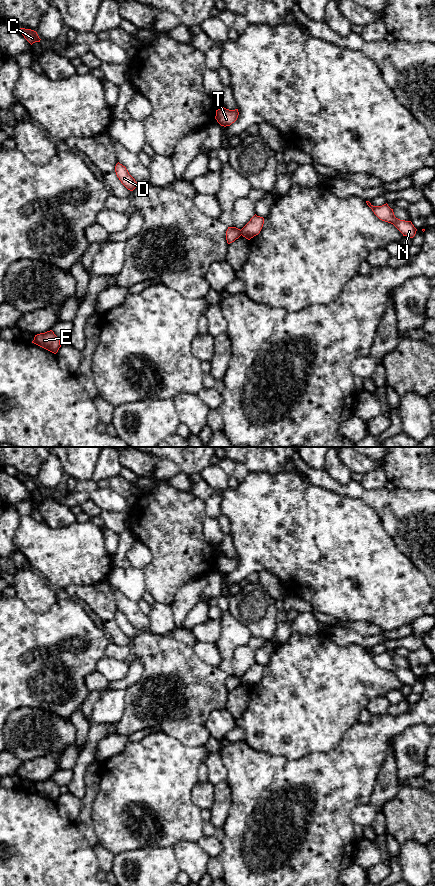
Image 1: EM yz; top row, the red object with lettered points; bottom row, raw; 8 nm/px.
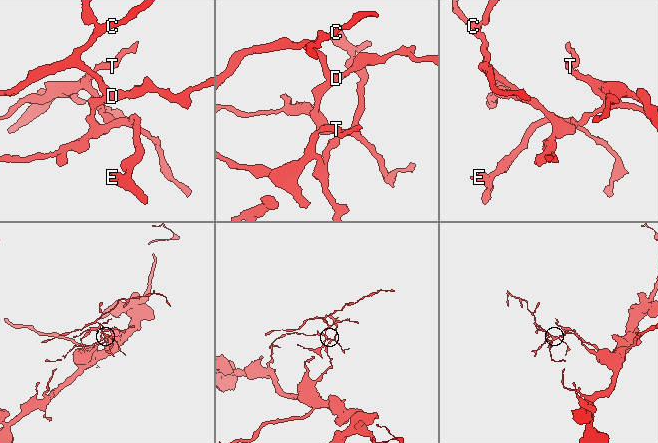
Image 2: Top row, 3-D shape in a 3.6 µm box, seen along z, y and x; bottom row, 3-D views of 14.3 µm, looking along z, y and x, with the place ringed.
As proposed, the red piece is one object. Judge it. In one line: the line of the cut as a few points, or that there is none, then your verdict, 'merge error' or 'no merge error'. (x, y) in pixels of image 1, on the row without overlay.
cut in yz along (240, 678), (242, 682); merge error

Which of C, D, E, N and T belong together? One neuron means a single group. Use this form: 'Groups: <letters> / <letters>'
Groups: C D E / N T

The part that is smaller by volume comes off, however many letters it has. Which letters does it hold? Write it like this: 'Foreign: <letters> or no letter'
Foreign: C, D, E

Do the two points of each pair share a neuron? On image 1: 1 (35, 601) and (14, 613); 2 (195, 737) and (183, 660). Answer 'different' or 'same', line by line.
1: different
2: same

